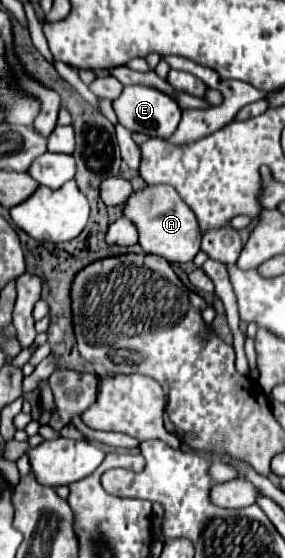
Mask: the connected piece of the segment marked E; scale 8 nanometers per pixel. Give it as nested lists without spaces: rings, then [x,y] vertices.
[[[144,85],[124,87],[122,97],[114,101],[114,111],[126,129],[162,139],[176,131],[182,113],[172,97]]]

